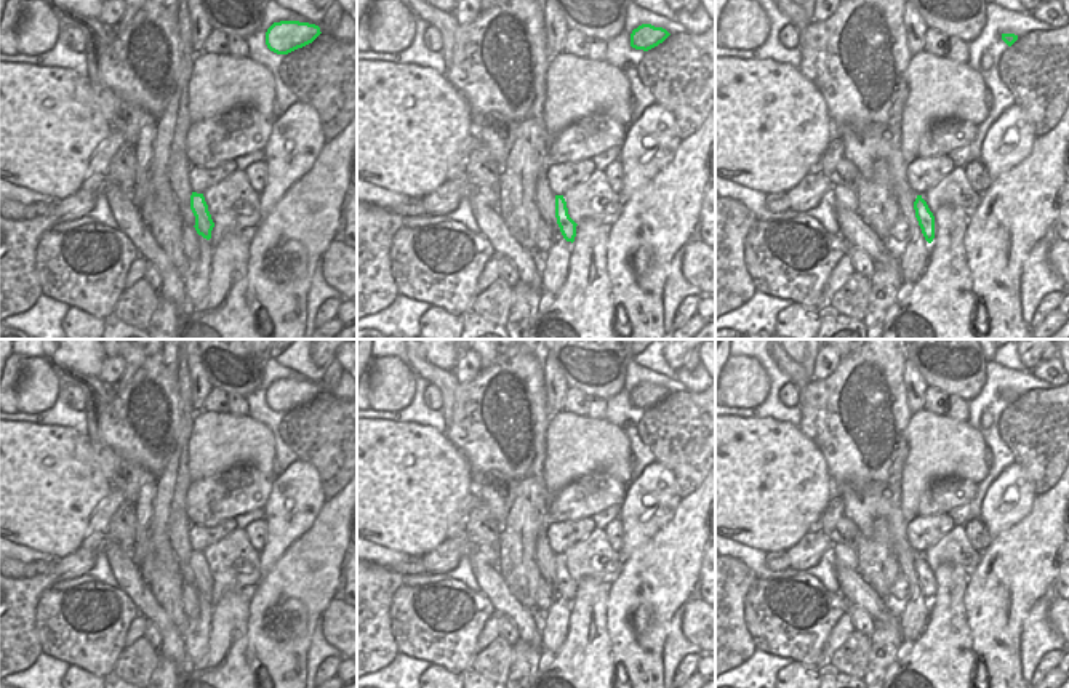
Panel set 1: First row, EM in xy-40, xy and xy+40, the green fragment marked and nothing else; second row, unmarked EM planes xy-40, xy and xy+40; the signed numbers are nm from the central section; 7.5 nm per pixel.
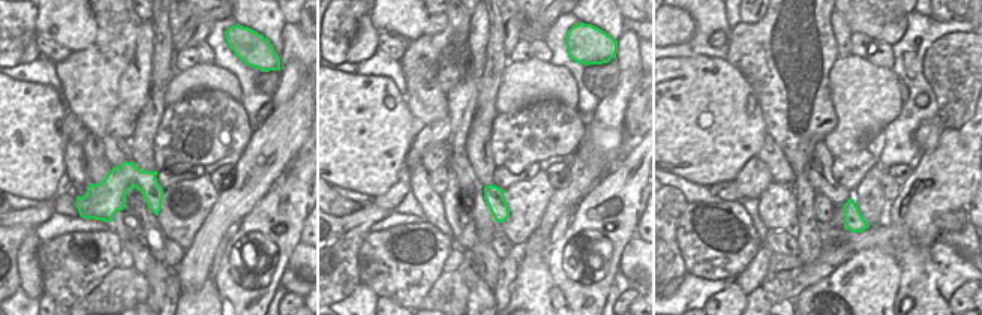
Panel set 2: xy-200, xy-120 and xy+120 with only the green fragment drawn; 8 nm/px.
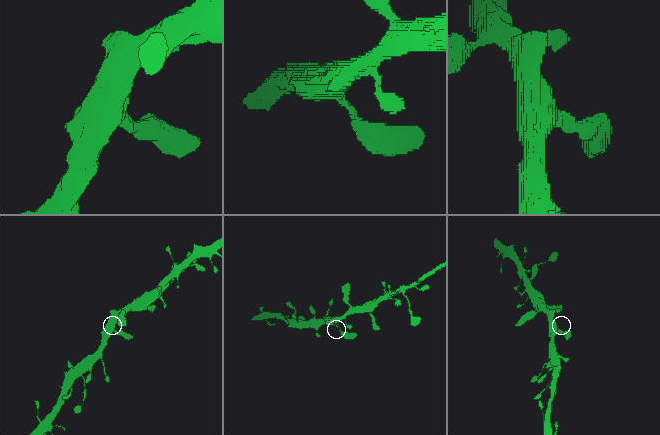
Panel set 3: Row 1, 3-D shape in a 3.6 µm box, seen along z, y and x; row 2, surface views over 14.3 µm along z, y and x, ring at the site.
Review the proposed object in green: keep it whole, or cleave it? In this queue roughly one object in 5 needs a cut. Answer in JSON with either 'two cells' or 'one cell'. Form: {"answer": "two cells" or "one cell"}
{"answer": "one cell"}

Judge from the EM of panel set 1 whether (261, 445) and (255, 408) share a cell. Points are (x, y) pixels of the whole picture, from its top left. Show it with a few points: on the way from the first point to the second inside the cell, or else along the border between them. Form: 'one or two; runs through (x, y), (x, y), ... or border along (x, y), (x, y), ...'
two; border along (247, 415), (269, 429), (274, 453)

